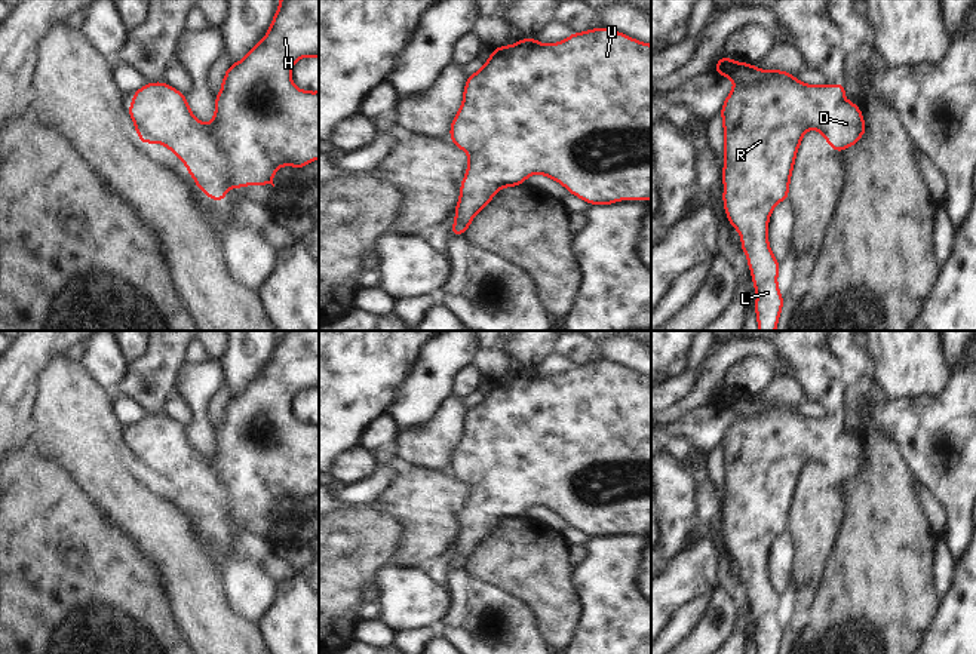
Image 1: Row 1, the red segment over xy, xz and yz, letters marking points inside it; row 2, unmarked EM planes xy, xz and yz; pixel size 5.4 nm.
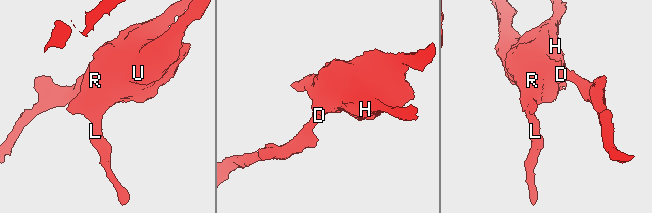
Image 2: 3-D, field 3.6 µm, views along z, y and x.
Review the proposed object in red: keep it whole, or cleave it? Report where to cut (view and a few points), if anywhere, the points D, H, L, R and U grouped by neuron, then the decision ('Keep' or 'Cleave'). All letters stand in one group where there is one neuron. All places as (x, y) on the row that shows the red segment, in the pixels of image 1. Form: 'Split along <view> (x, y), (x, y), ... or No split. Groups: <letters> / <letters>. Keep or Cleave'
No split. Groups: D H L R U. Keep.

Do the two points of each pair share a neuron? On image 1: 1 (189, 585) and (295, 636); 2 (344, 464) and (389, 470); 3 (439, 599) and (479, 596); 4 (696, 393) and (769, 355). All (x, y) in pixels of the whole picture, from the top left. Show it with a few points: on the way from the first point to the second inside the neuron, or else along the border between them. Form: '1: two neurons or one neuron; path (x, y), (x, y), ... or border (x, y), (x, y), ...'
1: two neurons; border (255, 625), (263, 638)
2: two neurons; border (377, 464), (370, 475), (346, 485)
3: two neurons; border (448, 590), (450, 607), (438, 625)
4: one neuron; path (712, 374), (736, 349), (749, 349)

